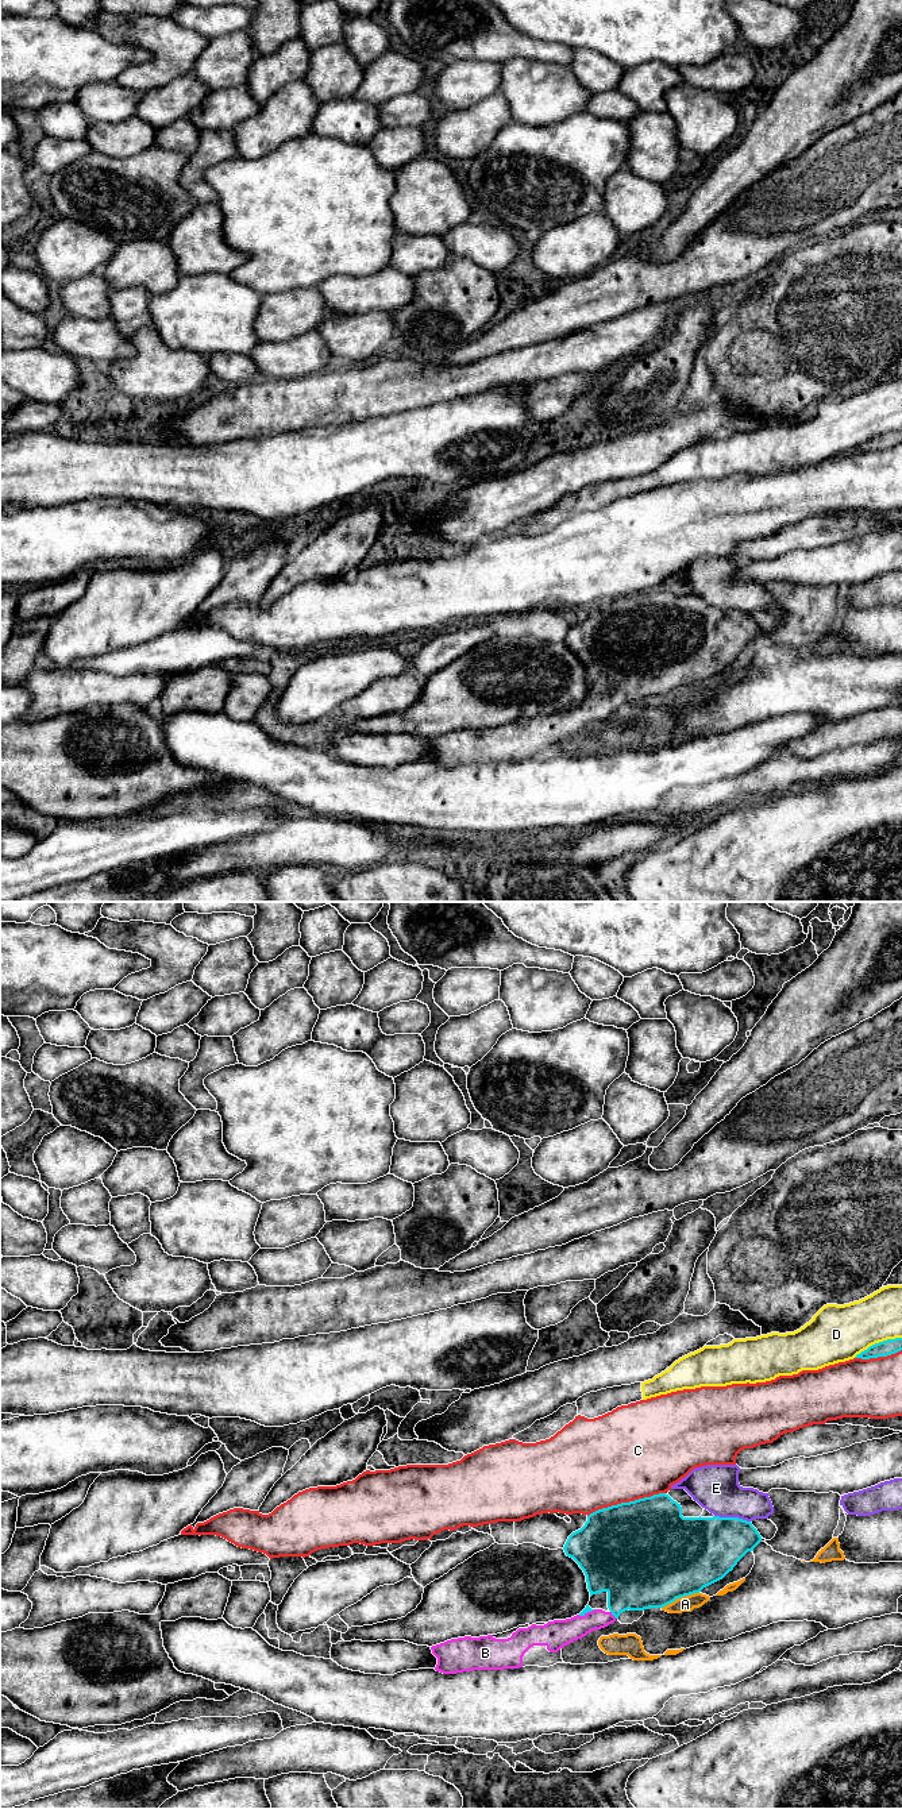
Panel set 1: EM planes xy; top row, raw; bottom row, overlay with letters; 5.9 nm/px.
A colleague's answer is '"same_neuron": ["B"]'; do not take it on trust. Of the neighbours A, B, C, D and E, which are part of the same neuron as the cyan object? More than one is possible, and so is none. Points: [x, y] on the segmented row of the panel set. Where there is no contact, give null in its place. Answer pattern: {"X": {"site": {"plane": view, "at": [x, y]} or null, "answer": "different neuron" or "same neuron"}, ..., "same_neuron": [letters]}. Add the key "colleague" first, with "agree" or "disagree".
{"colleague": "agree", "A": {"site": {"plane": "xy", "at": [679, 1597]}, "answer": "different neuron"}, "B": {"site": {"plane": "xy", "at": [613, 1615]}, "answer": "same neuron"}, "C": {"site": {"plane": "xy", "at": [625, 1503]}, "answer": "different neuron"}, "D": {"site": {"plane": "xy", "at": [877, 1343]}, "answer": "different neuron"}, "E": {"site": {"plane": "xy", "at": [732, 1518]}, "answer": "different neuron"}, "same_neuron": ["B"]}

